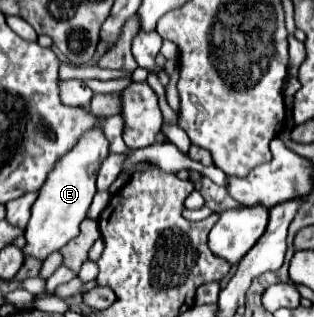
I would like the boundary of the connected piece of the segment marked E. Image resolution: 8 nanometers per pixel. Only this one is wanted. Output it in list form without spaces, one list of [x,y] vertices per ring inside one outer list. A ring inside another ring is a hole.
[[[92,127],[84,131],[84,137],[78,139],[78,143],[56,161],[54,169],[48,173],[42,189],[38,191],[38,199],[32,205],[32,217],[26,227],[26,247],[22,249],[26,255],[46,259],[50,253],[64,247],[68,241],[78,237],[80,223],[86,217],[86,211],[92,203],[92,197],[96,195],[96,175],[100,169],[100,163],[108,157],[110,141],[106,139],[104,131],[100,127]]]

